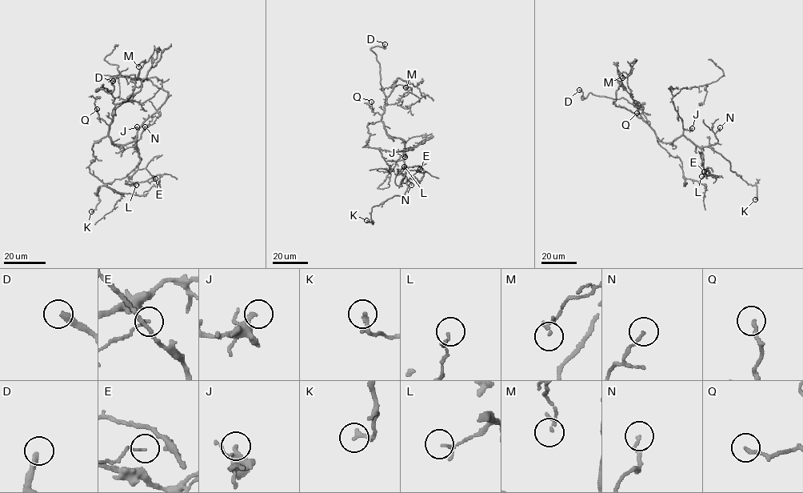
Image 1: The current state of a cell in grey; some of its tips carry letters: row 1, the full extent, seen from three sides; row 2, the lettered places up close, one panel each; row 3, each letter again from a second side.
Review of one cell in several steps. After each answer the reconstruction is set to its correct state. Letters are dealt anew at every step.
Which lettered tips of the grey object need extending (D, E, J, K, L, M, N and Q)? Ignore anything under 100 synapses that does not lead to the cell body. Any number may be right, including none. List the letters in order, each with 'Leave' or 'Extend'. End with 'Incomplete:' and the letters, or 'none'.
D: Extend
E: Leave
J: Leave
K: Leave
L: Leave
M: Leave
N: Leave
Q: Leave
Incomplete: D

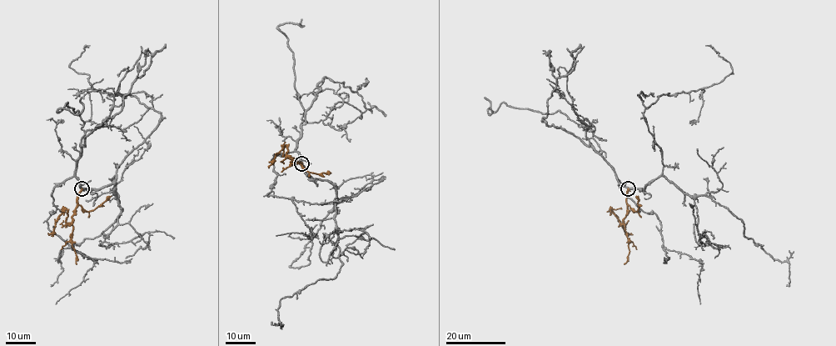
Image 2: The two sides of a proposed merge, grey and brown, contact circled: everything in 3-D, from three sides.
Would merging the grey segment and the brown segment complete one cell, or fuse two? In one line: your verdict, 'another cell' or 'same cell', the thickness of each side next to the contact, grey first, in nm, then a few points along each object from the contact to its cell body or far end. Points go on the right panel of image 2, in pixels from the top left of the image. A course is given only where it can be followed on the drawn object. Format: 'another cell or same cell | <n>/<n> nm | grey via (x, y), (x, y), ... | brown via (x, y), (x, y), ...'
another cell | 440/400 nm | grey via (628, 188), (643, 188), (662, 173), (662, 151), (644, 110), (662, 94), (709, 87), (732, 72), (705, 45) | brown via (628, 188), (624, 222), (621, 223), (611, 211), (625, 231), (633, 234)

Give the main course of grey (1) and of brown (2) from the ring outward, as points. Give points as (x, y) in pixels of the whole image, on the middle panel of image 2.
1: (301, 163), (338, 198), (381, 178), (338, 203), (312, 238), (310, 263), (291, 268), (310, 241)
2: (301, 163), (286, 154), (286, 146), (268, 167)

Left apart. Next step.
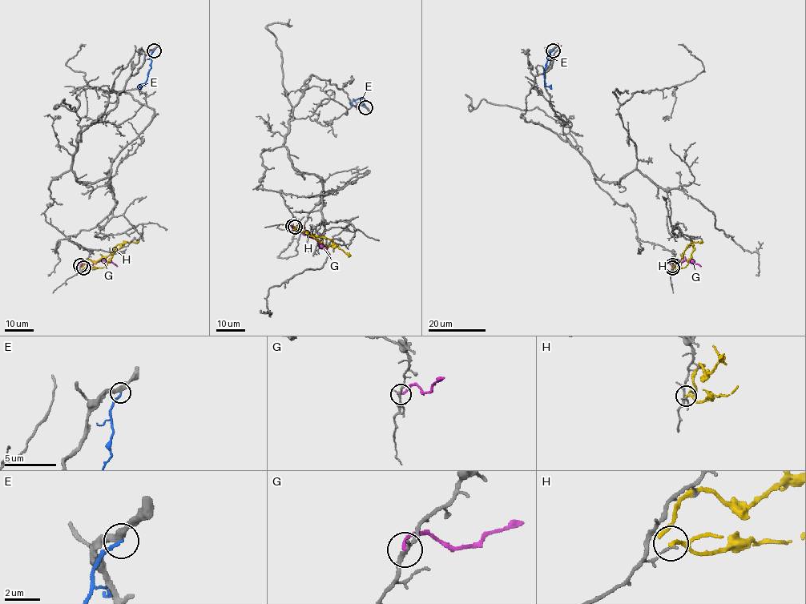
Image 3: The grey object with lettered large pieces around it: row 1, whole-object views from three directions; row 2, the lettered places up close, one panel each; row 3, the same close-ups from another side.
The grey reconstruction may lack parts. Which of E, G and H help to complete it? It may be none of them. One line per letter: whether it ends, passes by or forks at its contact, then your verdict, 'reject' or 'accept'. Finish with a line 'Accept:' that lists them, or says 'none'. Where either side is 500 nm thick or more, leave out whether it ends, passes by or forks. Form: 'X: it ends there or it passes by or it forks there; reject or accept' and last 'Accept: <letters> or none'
E: it ends there; reject
G: it ends there; reject
H: it passes by; reject
Accept: none

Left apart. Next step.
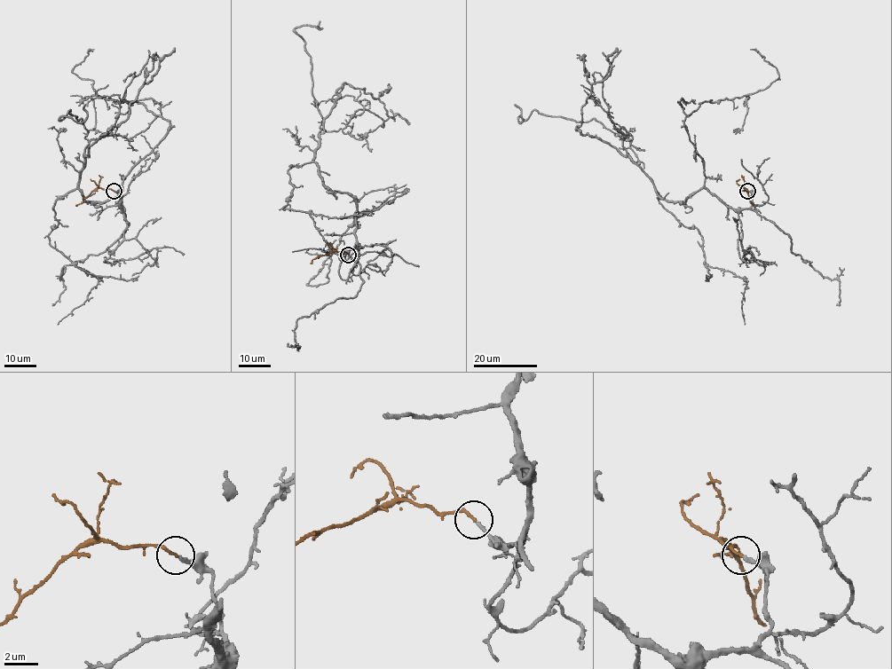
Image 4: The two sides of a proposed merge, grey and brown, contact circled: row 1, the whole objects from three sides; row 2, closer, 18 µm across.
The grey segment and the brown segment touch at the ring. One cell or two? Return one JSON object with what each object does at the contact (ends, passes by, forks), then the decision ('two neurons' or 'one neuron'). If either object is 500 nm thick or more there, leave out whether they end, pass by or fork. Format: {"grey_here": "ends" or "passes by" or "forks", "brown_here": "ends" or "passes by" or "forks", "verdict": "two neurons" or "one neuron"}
{"grey_here": "ends", "brown_here": "ends", "verdict": "one neuron"}

